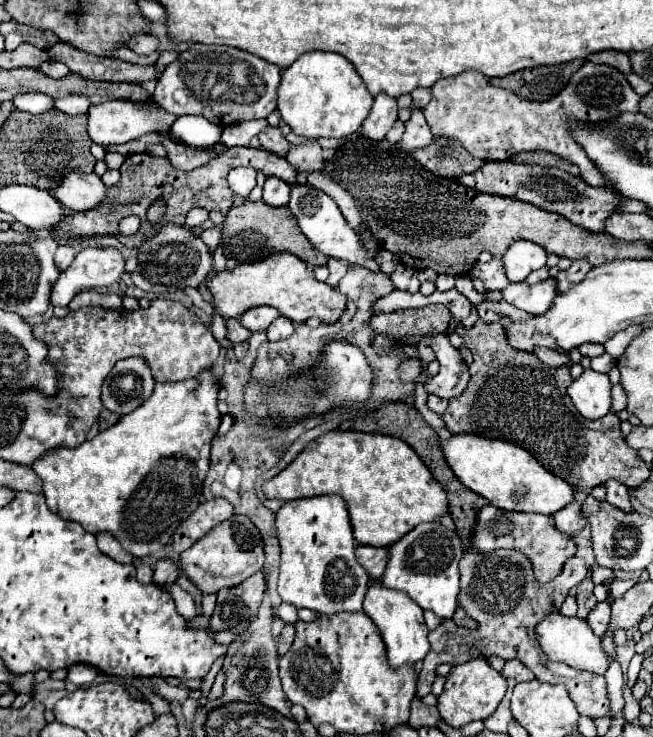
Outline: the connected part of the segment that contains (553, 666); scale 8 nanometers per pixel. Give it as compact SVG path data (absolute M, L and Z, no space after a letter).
M511 549L493 551L493 553L469 551L463 555L459 569L461 569L459 605L465 607L467 615L473 617L479 623L479 627L477 627L477 631L469 631L469 629L457 627L451 619L443 619L443 623L435 631L429 633L431 651L423 659L423 665L421 665L421 673L419 673L419 681L417 681L419 697L425 697L427 693L431 693L437 665L441 665L441 663L459 665L459 663L465 663L475 657L499 655L503 659L519 659L543 683L565 685L581 715L587 715L591 719L609 715L605 677L595 675L595 673L577 671L565 663L549 661L543 655L543 651L535 639L537 623L541 623L547 615L557 613L561 609L561 603L569 595L569 591L587 577L589 571L581 557L571 557L565 563L563 573L557 579L553 579L551 583L537 583L529 559L523 553L511 551Z

